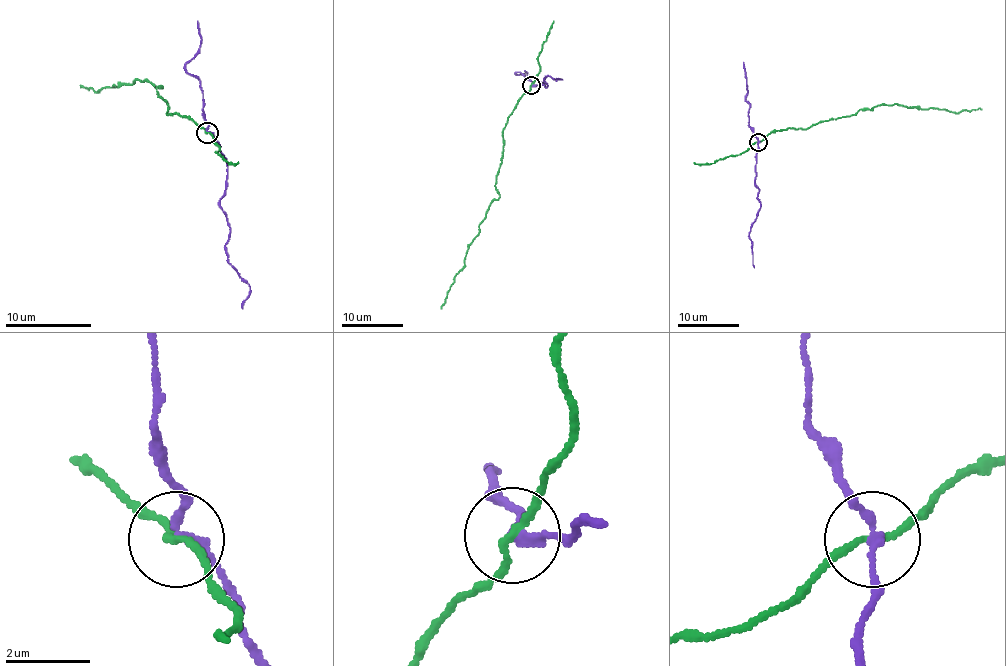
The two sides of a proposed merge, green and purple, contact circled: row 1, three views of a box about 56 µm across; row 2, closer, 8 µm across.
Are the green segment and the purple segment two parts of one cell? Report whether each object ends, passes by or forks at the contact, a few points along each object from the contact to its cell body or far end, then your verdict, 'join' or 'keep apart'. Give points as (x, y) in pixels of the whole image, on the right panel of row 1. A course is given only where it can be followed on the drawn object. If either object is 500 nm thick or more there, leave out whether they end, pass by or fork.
green passes by | purple passes by | green via (758, 142), (778, 130), (804, 128), (879, 105), (939, 108), (954, 113), (982, 110) | purple via (758, 142), (755, 182), (760, 202), (758, 215), (749, 235), (754, 268) | keep apart

